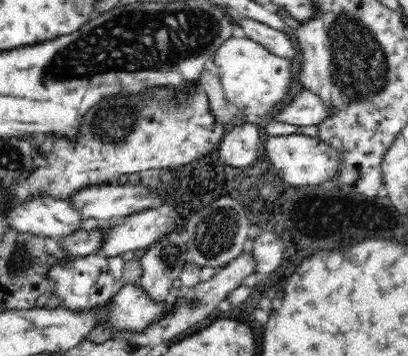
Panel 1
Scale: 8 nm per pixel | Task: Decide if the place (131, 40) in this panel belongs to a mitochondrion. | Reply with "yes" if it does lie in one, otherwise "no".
yes

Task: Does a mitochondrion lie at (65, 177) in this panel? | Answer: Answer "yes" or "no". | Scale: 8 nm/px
no

